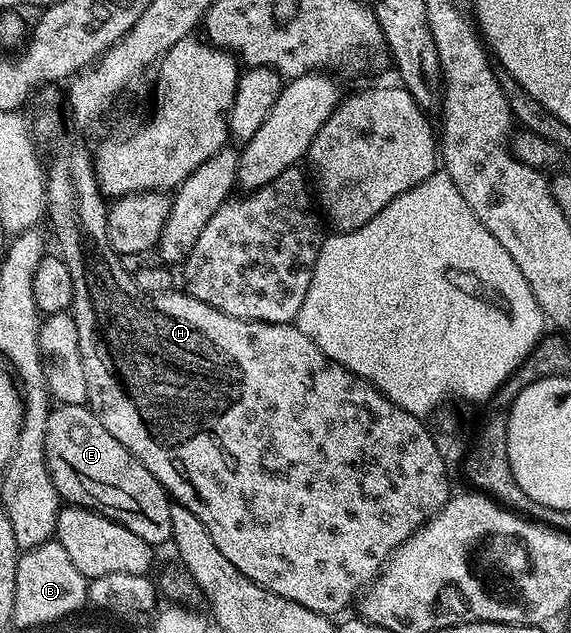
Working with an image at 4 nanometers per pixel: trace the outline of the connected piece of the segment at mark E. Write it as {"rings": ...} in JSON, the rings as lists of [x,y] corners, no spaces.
{"rings":[[[86,404],[51,407],[46,431],[46,464],[59,497],[67,505],[90,508],[132,530],[152,546],[172,537],[172,503],[165,490],[144,466],[108,430]]]}

